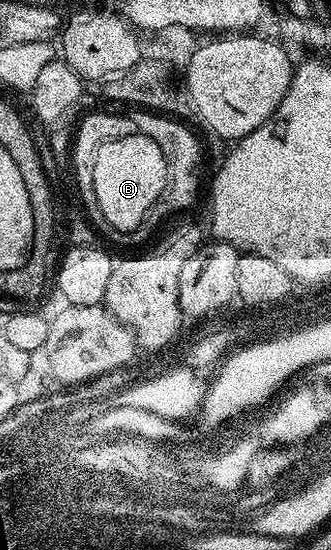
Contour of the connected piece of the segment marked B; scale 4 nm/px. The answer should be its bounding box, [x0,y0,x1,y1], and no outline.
[93,134,166,228]

